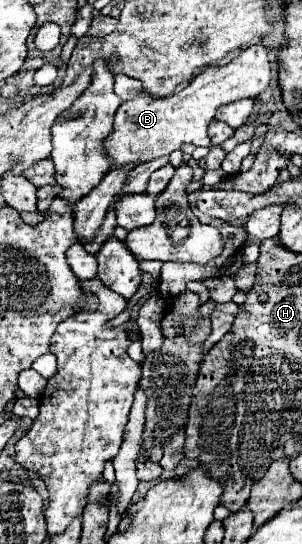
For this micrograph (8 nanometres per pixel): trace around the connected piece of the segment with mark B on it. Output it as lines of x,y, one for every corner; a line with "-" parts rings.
262,43
254,45
252,49
246,49
242,55
238,55
234,61
230,61
226,67
218,69
204,69
186,89
180,93
166,97
166,99
154,99
146,93
140,93
138,97
122,103
122,107
116,113
114,119
114,131
106,139
108,157
120,165
120,163
146,163
162,155
170,155
172,151
180,149
184,143
194,143
200,147
208,147
208,125
214,119
214,113
220,105
234,103
244,97
258,97
268,89
270,83
270,63
268,53

